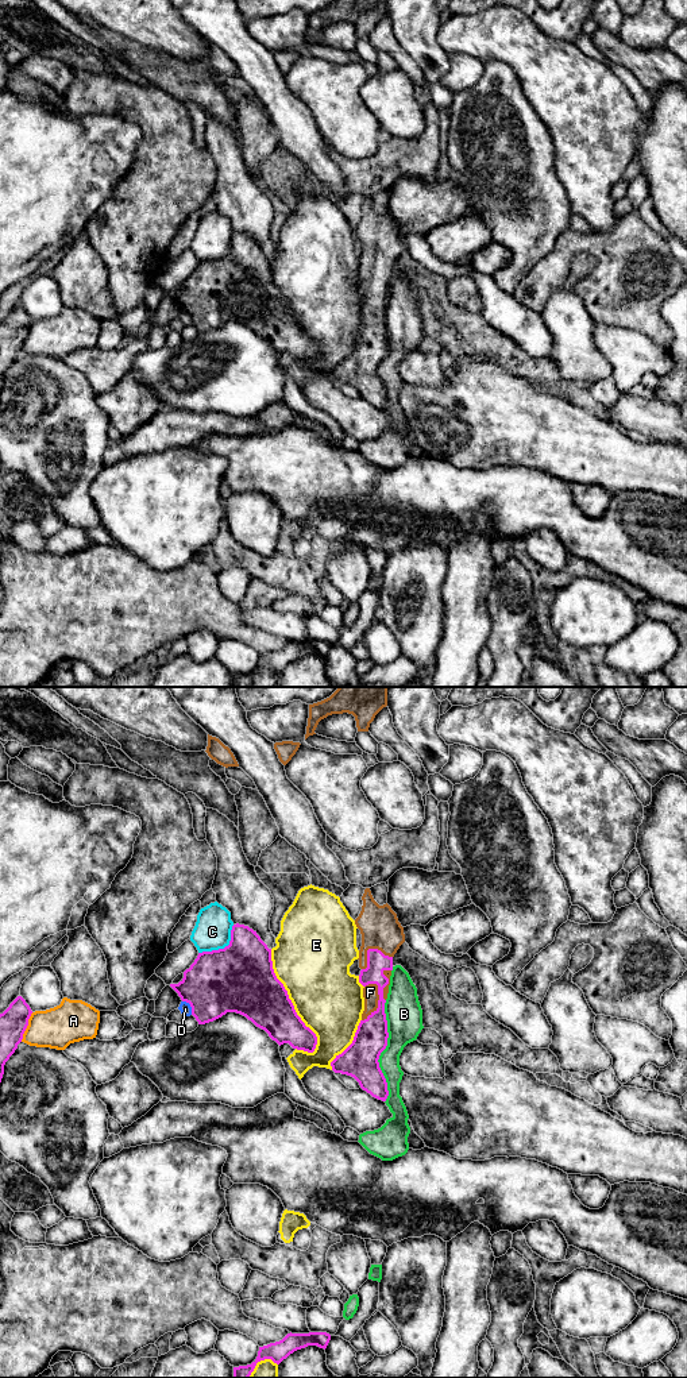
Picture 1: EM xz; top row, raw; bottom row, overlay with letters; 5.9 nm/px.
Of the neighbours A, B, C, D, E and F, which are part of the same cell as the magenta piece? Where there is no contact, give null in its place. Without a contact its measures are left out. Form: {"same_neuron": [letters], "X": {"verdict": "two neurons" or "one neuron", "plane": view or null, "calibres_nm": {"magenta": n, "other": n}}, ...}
{"same_neuron": ["F"], "A": {"verdict": "two neurons", "plane": "xz", "calibres_nm": {"magenta": 170, "other": 240}}, "B": {"verdict": "two neurons", "plane": "xz", "calibres_nm": {"magenta": 220, "other": 220}}, "C": {"verdict": "two neurons", "plane": "xz", "calibres_nm": {"magenta": 400, "other": 220}}, "D": {"verdict": "two neurons", "plane": "xz", "calibres_nm": {"magenta": 380, "other": 70}}, "E": {"verdict": "two neurons", "plane": "xz", "calibres_nm": {"magenta": 320, "other": 420}}, "F": {"verdict": "one neuron", "plane": "xz", "calibres_nm": {"magenta": 200, "other": 100}}}

